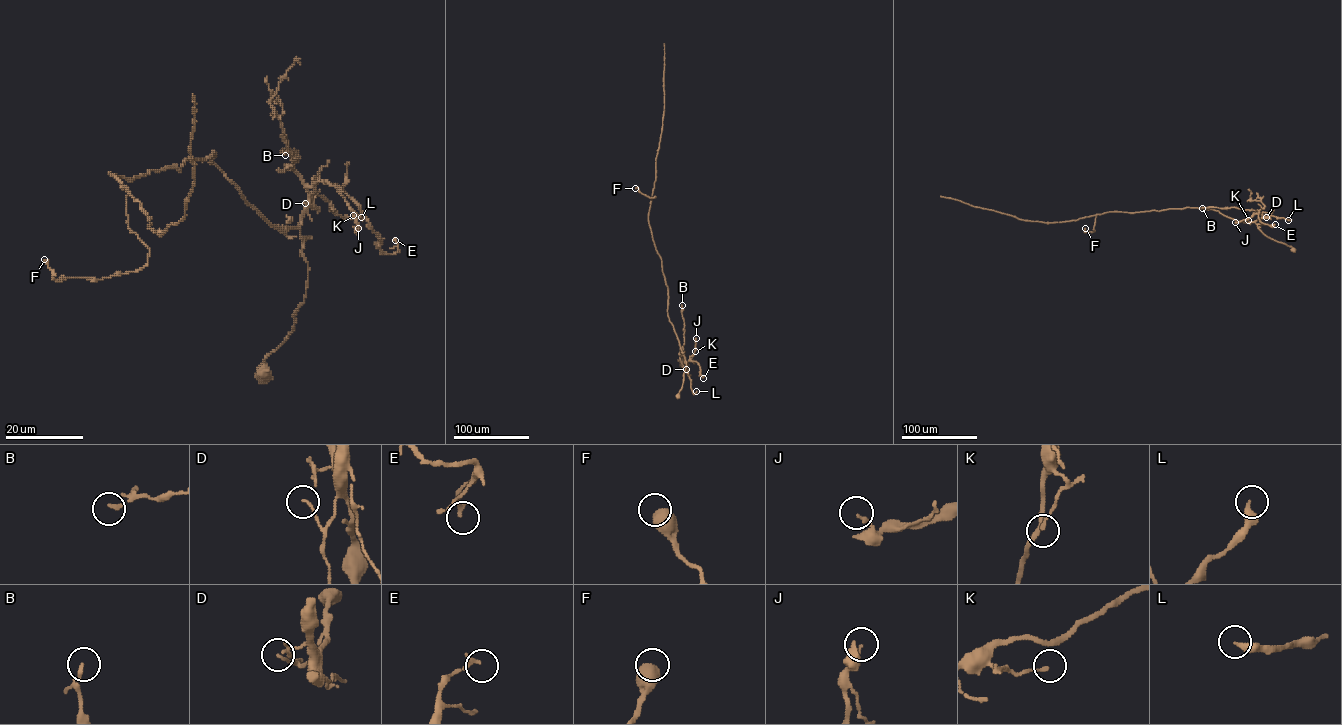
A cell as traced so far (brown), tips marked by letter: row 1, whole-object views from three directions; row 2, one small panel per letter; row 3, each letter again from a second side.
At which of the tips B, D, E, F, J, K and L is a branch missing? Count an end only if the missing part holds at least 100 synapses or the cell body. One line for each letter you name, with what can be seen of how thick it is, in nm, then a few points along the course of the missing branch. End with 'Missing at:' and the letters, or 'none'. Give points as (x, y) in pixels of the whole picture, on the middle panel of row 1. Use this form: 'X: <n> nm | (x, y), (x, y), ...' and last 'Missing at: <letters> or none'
Missing at: none

